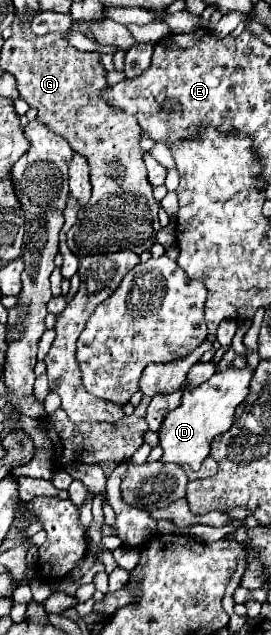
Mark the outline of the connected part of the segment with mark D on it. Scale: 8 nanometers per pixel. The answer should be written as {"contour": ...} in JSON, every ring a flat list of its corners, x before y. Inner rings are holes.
{"contour":[[226,368,222,372,216,372,208,382,200,384,198,388,184,390,182,404,166,414,166,420,162,422,162,428,158,432,160,448,164,450,160,462,176,462,180,466,188,464,192,470,198,470,204,458,210,454,212,440,230,430,234,422,234,410,248,394,250,378,250,368]]}

